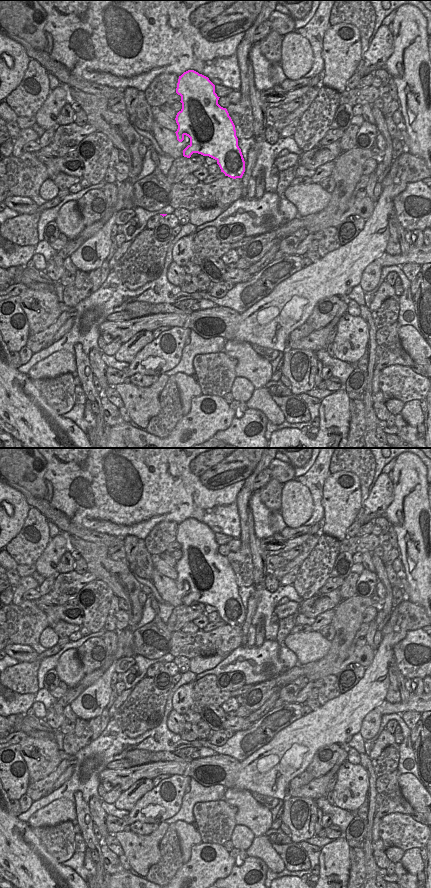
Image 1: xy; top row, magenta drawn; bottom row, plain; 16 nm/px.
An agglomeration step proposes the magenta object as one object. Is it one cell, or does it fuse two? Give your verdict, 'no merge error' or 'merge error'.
no merge error

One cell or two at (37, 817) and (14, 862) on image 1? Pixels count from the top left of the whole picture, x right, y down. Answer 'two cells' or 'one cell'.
two cells

